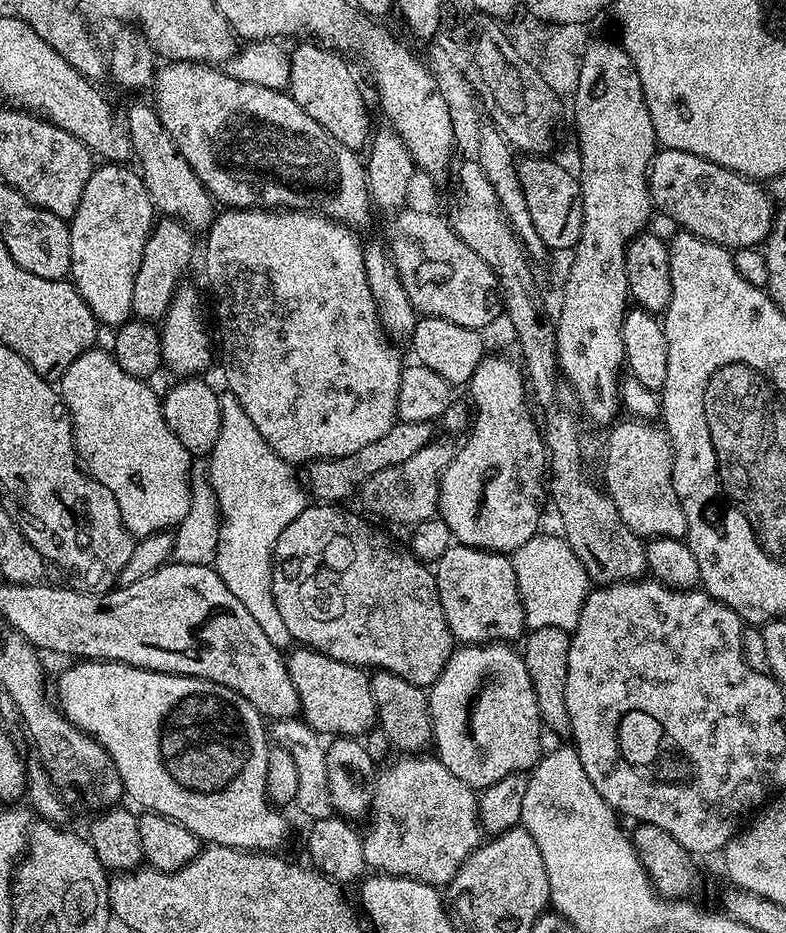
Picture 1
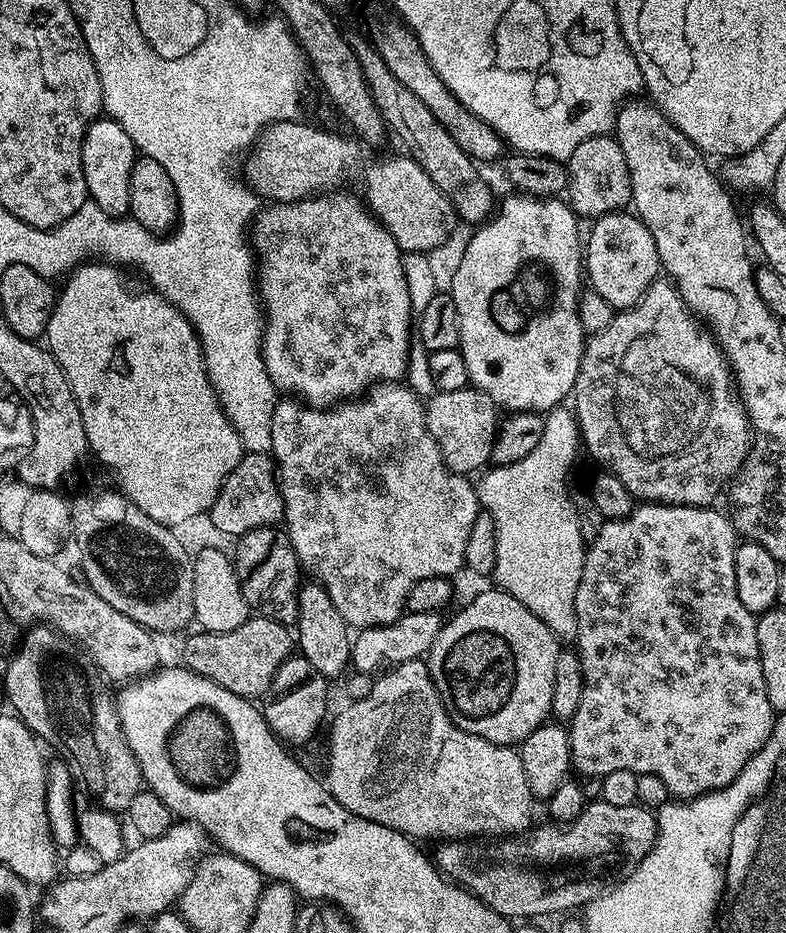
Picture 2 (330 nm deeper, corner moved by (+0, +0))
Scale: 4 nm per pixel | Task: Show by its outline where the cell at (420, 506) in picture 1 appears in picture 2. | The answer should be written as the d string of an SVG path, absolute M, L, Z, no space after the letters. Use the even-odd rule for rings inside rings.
M471 386L462 390L436 392L427 401L424 409L426 426L449 472L473 474L472 472L477 471L476 473L479 473L491 461L492 447L498 431L496 415L498 415L496 403L485 392L479 392Z

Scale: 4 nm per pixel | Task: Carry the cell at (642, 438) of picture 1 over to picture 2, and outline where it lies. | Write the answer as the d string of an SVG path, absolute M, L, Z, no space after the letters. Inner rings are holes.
M657 278L648 288L648 293L642 297L640 303L634 308L621 311L613 315L612 325L602 334L591 337L585 343L584 357L580 363L580 373L576 379L574 389L574 415L576 423L580 426L580 438L586 452L589 452L601 465L603 471L612 473L630 490L633 498L640 502L650 504L680 504L684 508L706 508L715 505L720 491L725 491L726 485L735 477L744 464L745 458L752 450L754 433L748 423L744 405L734 391L732 369L728 366L728 359L712 337L711 332L701 321L697 320L681 298L676 285L668 278Z

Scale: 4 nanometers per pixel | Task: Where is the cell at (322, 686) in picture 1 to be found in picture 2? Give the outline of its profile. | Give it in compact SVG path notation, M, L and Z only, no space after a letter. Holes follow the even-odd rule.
M253 615L245 620L242 626L238 626L230 632L205 632L200 630L197 633L197 636L190 637L184 644L183 667L245 698L263 697L267 693L274 674L280 669L280 663L288 659L294 648L294 640L289 629L285 625L279 624L277 620L268 620L265 616Z

